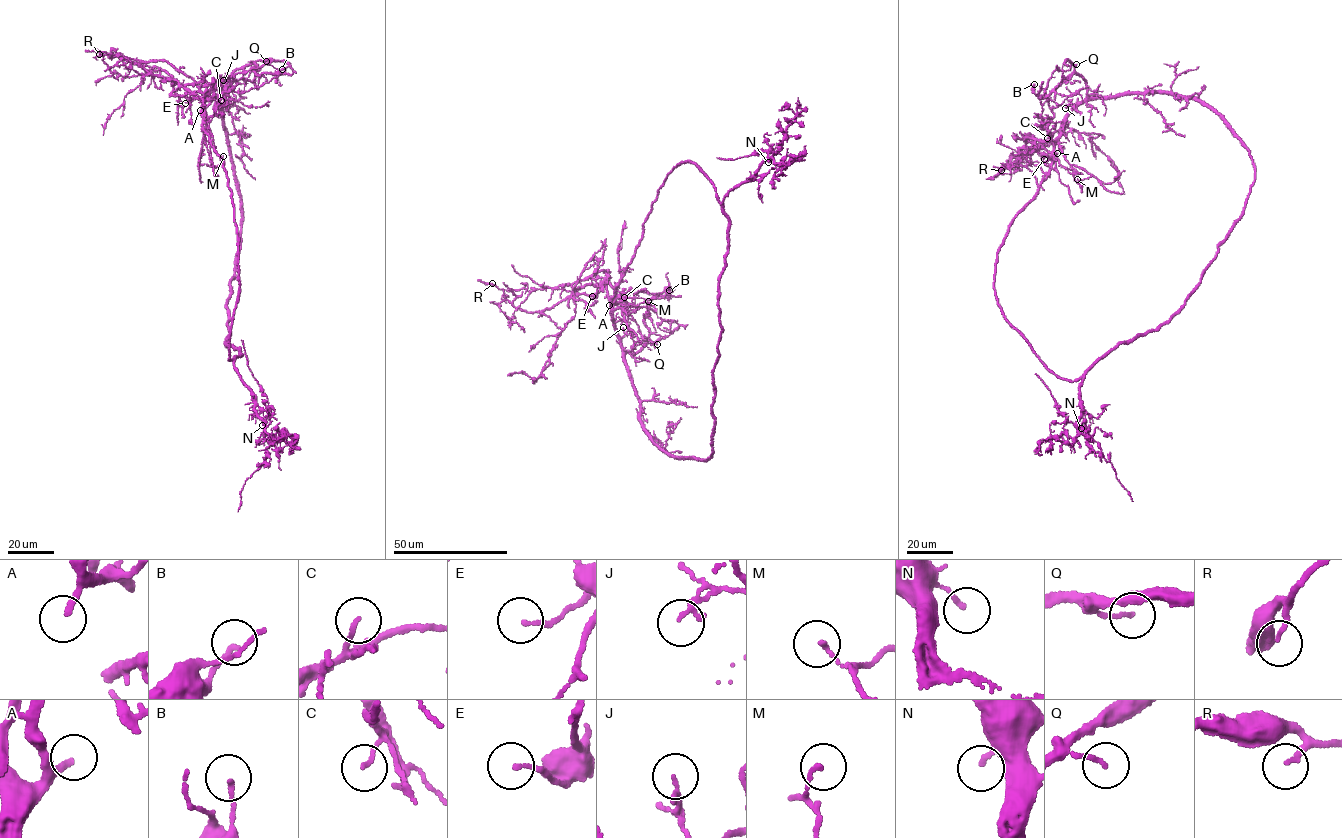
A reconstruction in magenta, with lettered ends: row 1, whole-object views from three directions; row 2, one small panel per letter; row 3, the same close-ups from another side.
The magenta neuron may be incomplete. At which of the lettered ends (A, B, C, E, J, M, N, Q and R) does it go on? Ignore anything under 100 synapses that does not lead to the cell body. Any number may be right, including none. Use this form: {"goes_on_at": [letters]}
{"goes_on_at": ["A"]}

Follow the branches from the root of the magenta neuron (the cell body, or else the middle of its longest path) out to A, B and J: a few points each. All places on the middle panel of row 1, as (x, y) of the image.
A: (725, 263), (730, 224), (714, 184), (695, 164), (680, 163), (659, 188), (644, 222), (635, 254), (609, 305)
B: (725, 263), (730, 224), (714, 184), (695, 164), (677, 164), (659, 188), (610, 301), (631, 292), (669, 290)
J: (725, 263), (730, 224), (714, 184), (695, 164), (677, 164), (659, 188), (611, 298), (621, 337), (623, 327)

